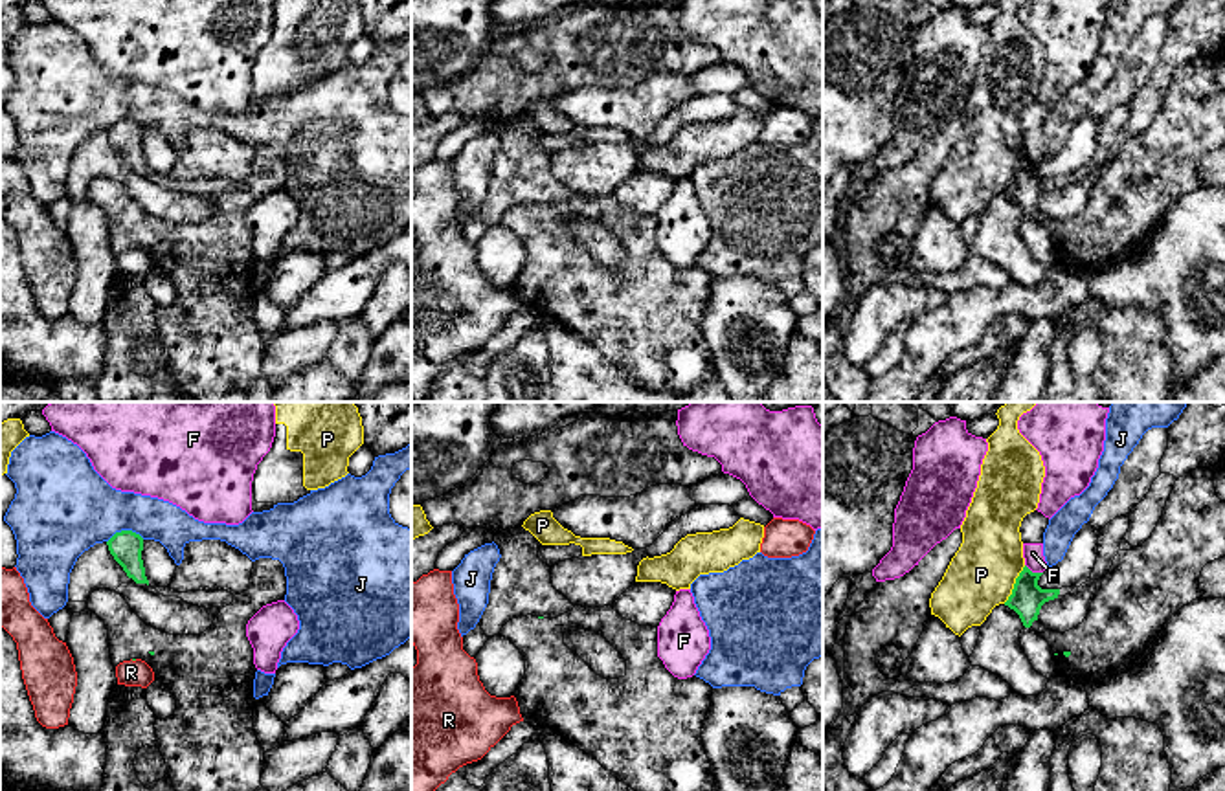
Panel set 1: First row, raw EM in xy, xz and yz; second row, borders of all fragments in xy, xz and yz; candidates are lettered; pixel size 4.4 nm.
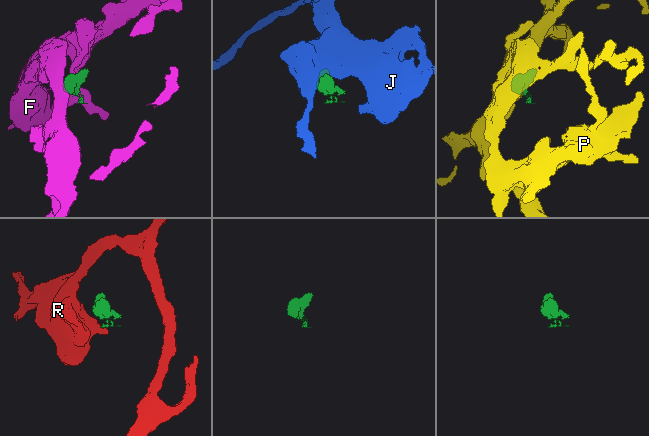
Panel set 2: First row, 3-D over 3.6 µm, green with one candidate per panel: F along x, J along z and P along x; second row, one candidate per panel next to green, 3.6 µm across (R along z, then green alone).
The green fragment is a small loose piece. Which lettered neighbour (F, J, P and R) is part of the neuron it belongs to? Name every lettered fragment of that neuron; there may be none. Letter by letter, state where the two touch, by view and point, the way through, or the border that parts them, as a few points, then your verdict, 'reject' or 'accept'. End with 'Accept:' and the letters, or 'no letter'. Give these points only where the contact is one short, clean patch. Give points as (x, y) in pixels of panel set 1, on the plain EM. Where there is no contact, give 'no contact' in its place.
F: contact yz (1034, 162); border yz (1025, 153), (1033, 160), (1042, 162); reject
J: contact xy (125, 120); border xy (144, 127), (131, 120), (118, 120), (107, 131); reject
P: contact yz (1014, 173); border yz (1025, 155), (1016, 167), (1012, 182), (1003, 191); reject
R: no contact; reject
Accept: no letter

